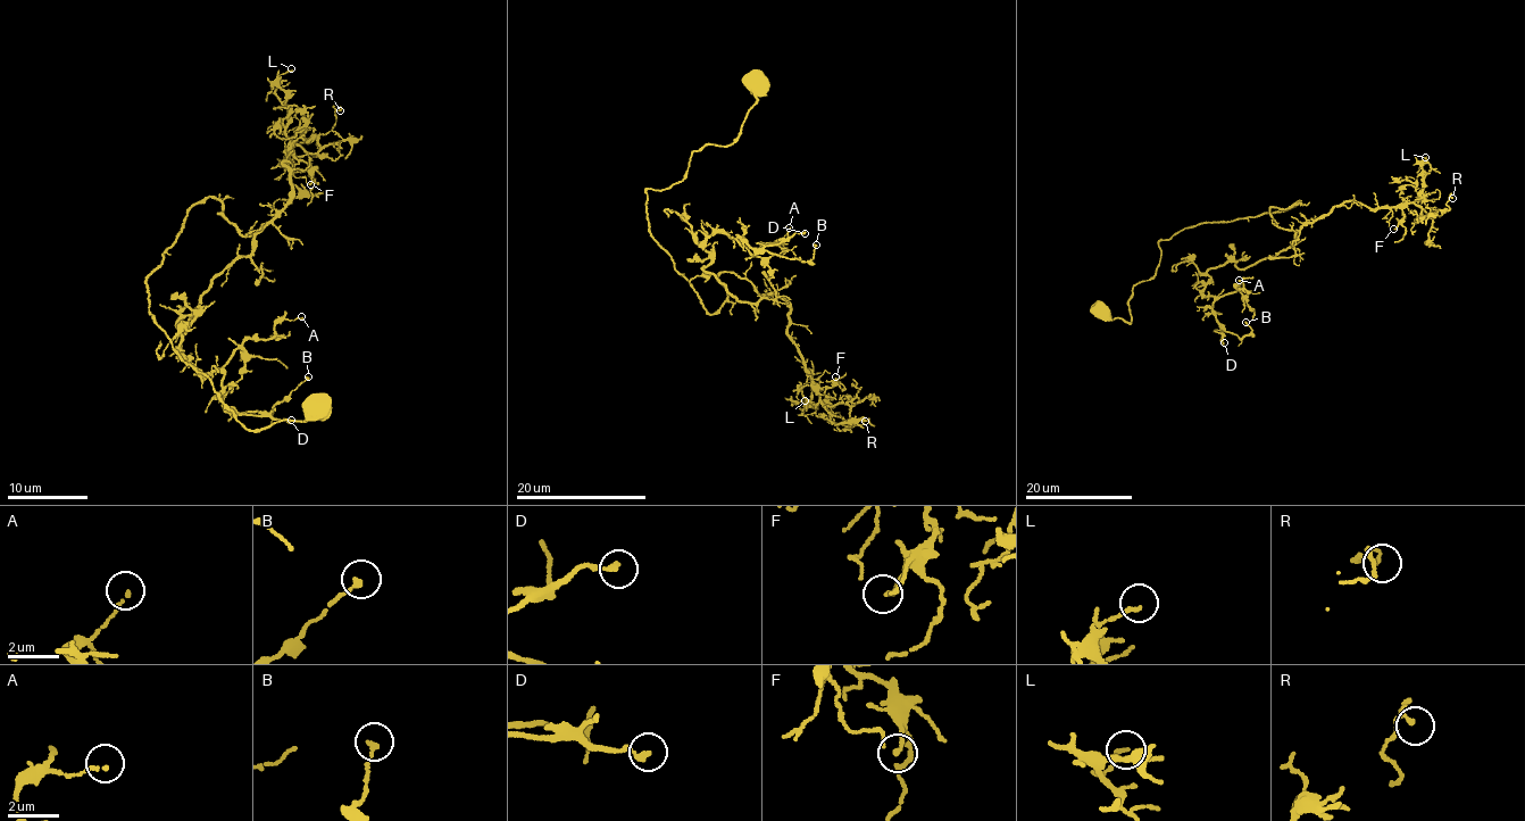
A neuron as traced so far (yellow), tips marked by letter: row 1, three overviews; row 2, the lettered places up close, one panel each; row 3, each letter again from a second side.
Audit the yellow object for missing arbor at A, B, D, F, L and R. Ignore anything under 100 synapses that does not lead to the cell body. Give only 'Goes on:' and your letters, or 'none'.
Goes on: none

